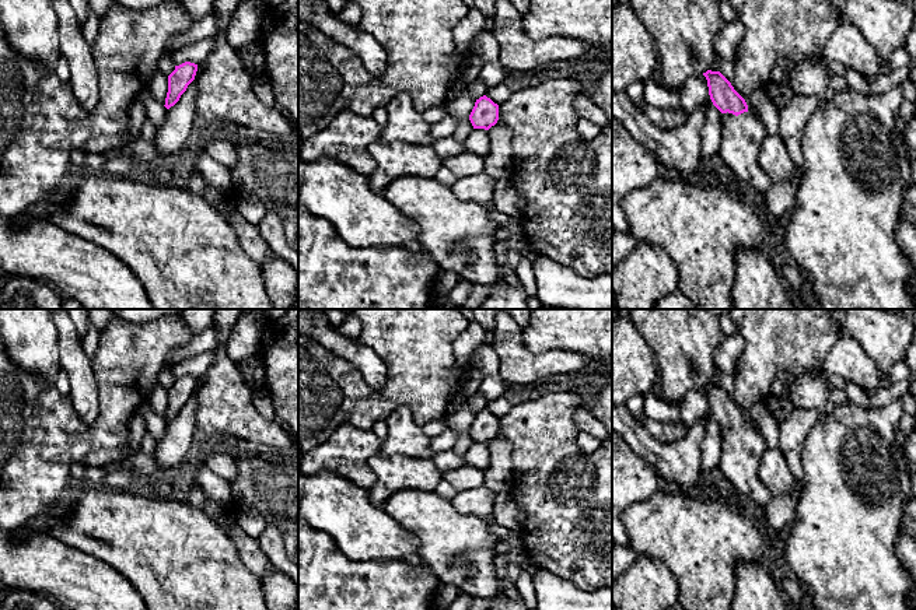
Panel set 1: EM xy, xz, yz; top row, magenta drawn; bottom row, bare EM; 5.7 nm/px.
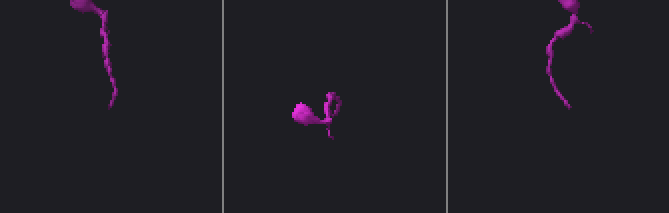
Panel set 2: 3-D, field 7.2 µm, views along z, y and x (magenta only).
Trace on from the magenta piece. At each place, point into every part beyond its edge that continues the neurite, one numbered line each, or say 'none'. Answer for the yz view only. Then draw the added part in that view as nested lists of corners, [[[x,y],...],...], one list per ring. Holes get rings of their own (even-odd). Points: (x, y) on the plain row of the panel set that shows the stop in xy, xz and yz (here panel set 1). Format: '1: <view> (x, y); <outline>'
1: yz (743, 449); [[[751,425],[738,430],[723,427],[723,452],[717,474],[727,478],[738,494],[761,508],[773,498],[758,476],[758,466],[768,451],[763,435]]]

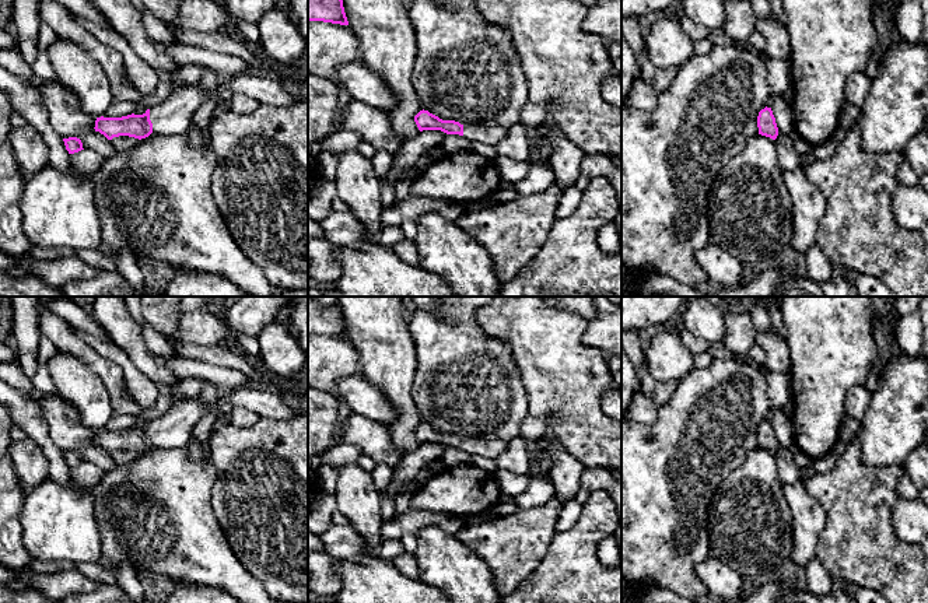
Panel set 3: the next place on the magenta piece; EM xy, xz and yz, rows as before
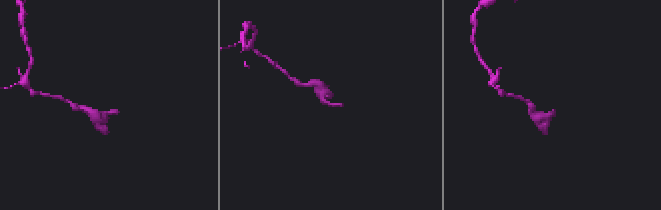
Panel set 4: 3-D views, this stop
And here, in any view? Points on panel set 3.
1: xy (172, 430); [[[196,397],[182,400],[160,418],[150,420],[153,448],[183,448],[204,411],[204,403]]]

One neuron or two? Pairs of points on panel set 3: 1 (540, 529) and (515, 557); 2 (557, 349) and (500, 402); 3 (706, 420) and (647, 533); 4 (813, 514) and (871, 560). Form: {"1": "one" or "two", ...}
{"1": "one", "2": "two", "3": "one", "4": "two"}

